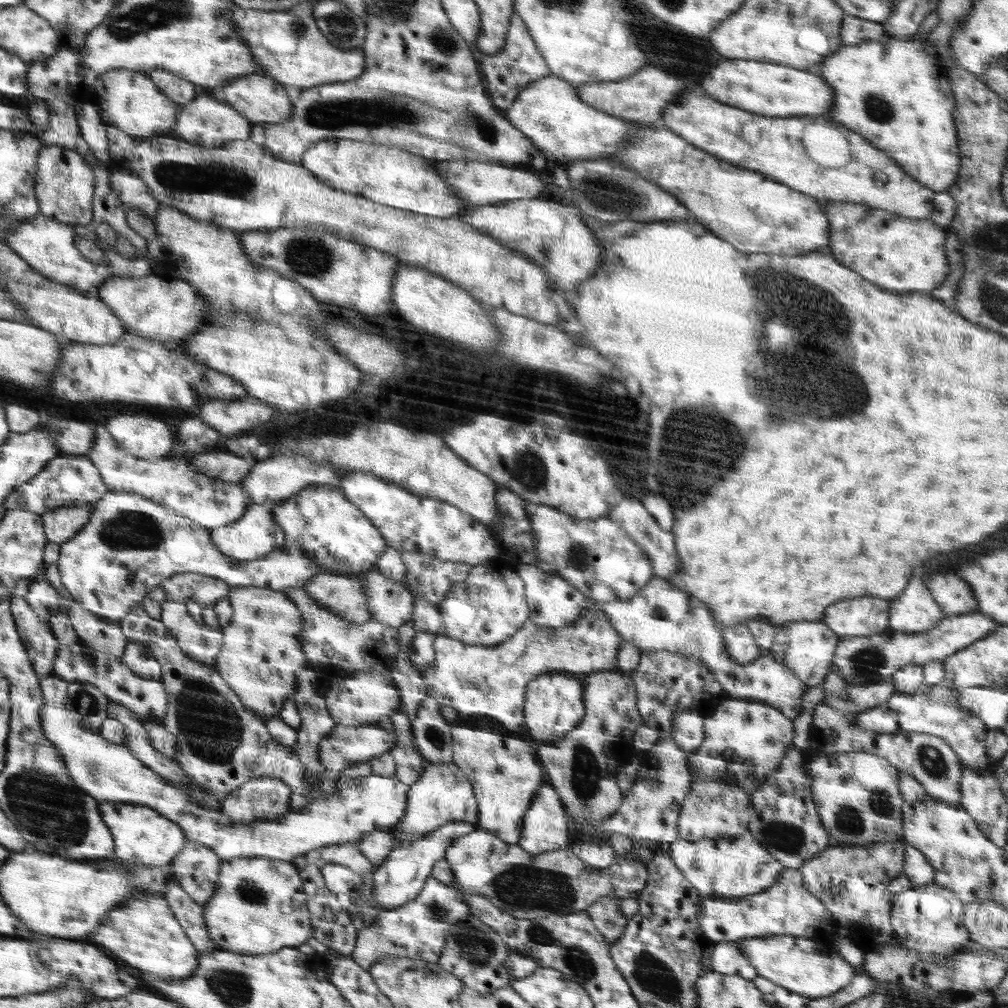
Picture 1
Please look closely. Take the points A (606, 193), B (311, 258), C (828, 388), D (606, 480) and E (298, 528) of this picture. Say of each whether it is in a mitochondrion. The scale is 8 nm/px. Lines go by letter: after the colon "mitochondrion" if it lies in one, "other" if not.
A: mitochondrion
B: mitochondrion
C: mitochondrion
D: other
E: mitochondrion

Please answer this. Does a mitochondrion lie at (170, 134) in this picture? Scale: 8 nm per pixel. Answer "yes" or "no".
no

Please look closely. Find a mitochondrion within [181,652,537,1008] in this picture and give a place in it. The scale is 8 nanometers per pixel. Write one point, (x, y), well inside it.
(476, 947)

